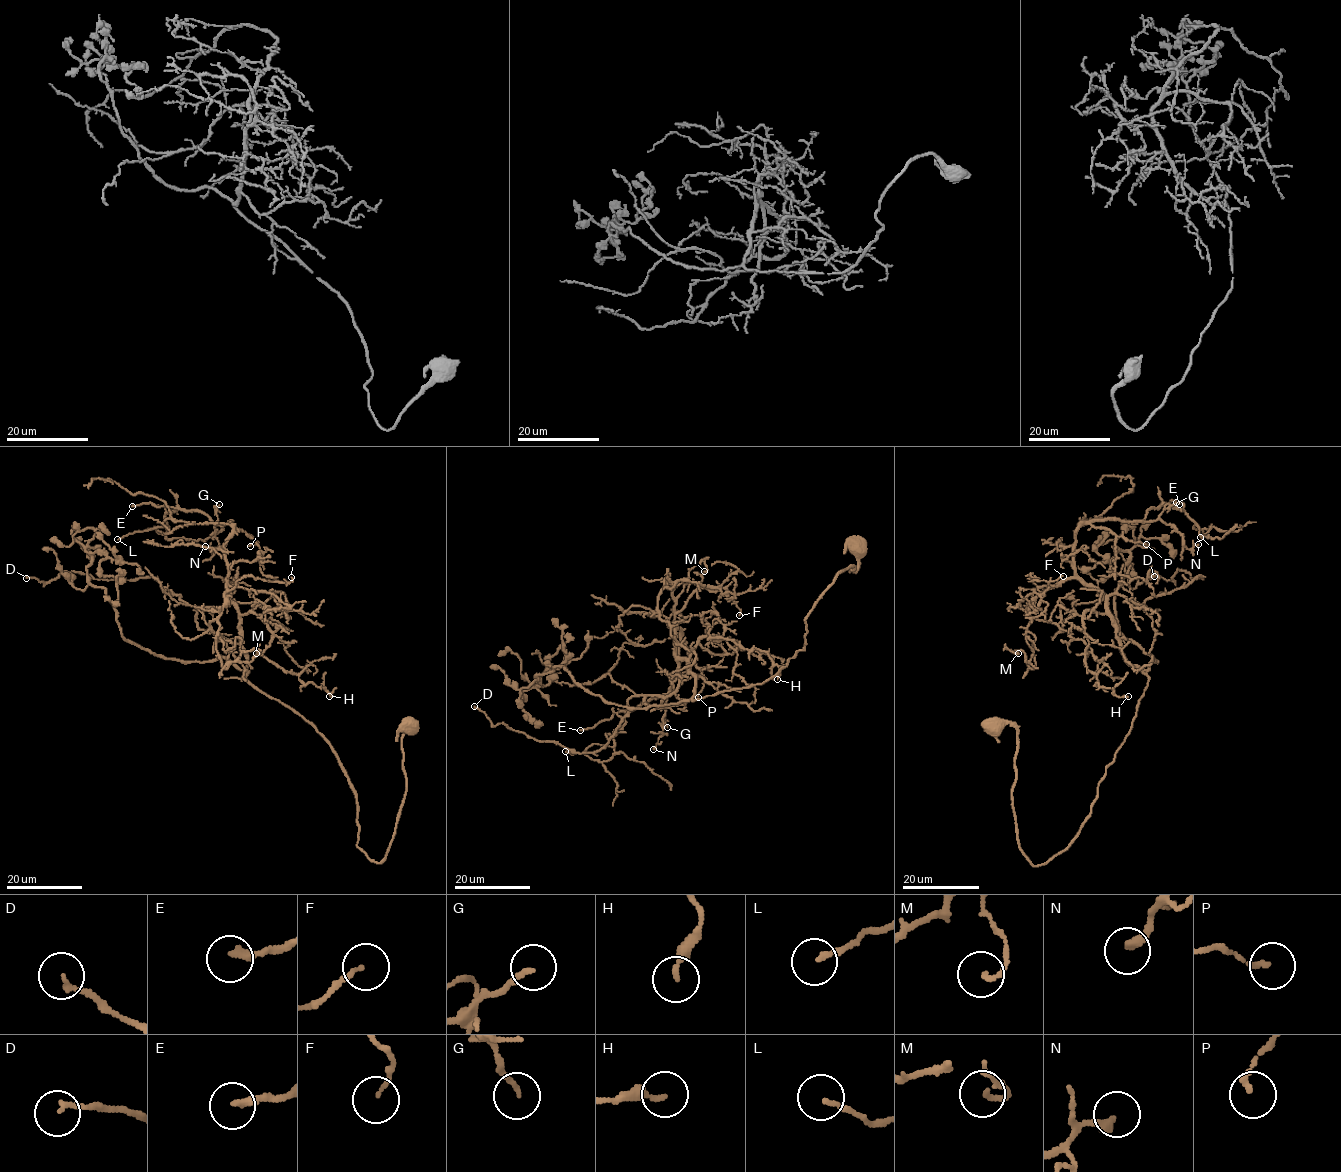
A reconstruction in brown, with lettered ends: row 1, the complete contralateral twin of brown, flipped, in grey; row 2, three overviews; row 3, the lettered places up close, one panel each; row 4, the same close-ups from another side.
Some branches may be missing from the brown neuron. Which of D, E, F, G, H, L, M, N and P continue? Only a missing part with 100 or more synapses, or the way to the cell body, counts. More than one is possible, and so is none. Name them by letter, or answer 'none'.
none

